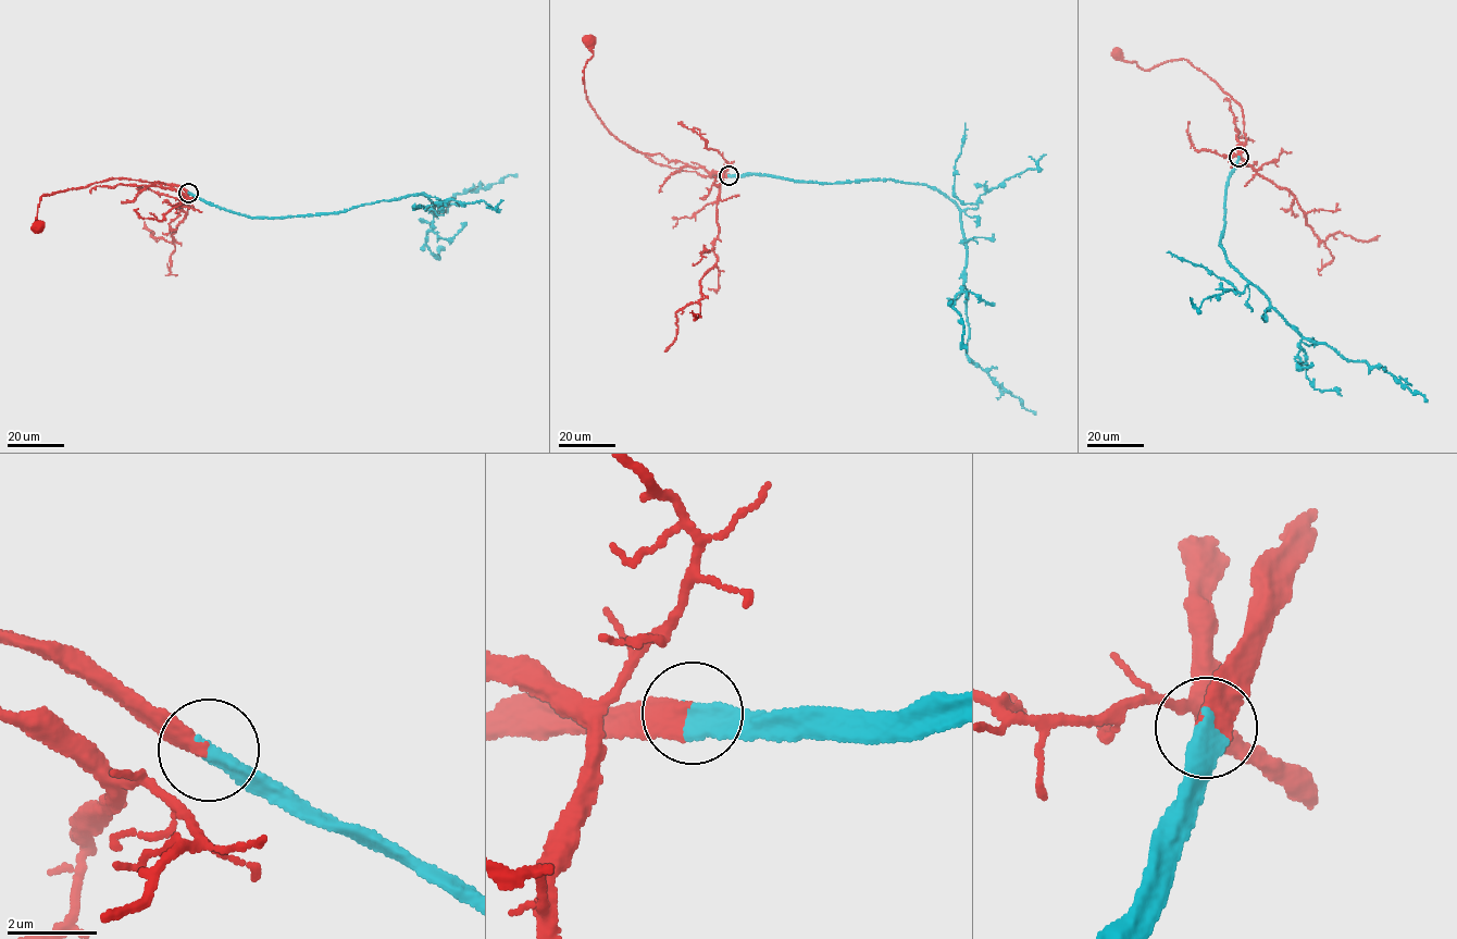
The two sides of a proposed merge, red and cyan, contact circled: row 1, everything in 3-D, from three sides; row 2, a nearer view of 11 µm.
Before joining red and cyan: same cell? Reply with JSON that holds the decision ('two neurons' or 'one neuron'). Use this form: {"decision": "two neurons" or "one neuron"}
{"decision": "one neuron"}

